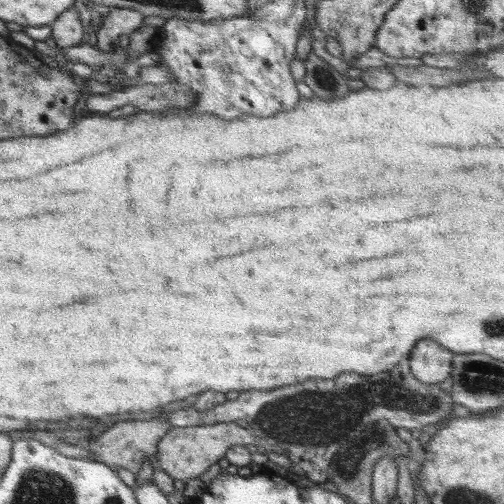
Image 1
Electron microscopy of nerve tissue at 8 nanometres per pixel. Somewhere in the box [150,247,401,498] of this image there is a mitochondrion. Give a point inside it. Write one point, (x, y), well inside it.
(348, 462)

